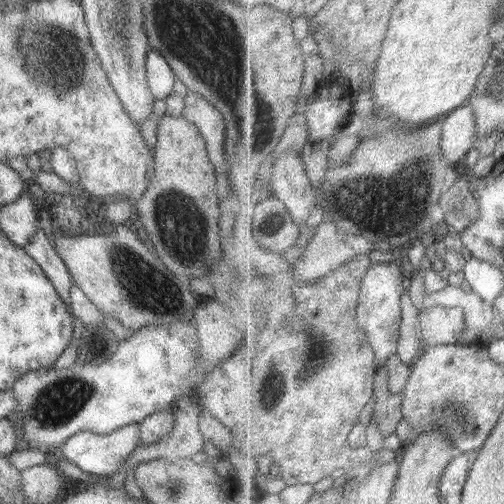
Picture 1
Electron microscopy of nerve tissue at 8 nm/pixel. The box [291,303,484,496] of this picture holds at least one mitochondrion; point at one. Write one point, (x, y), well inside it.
(461, 418)

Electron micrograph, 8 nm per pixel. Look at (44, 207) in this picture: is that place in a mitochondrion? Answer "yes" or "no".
no

